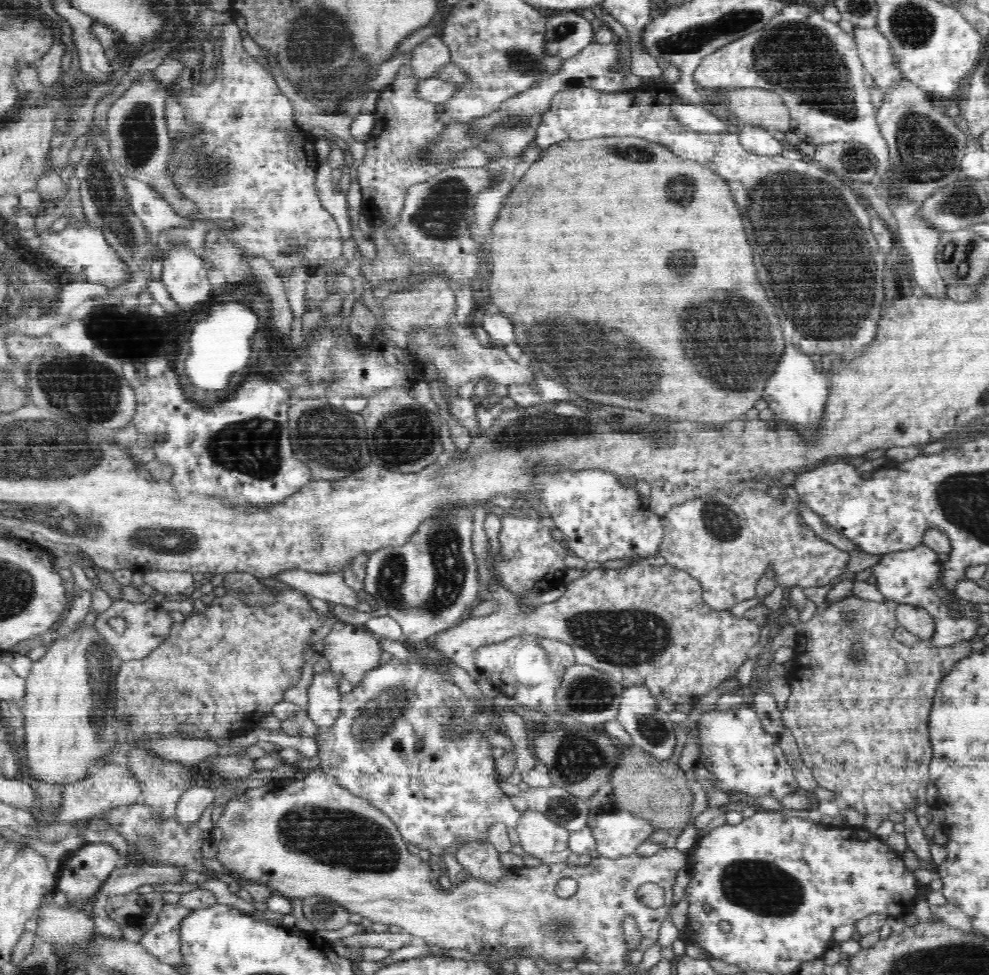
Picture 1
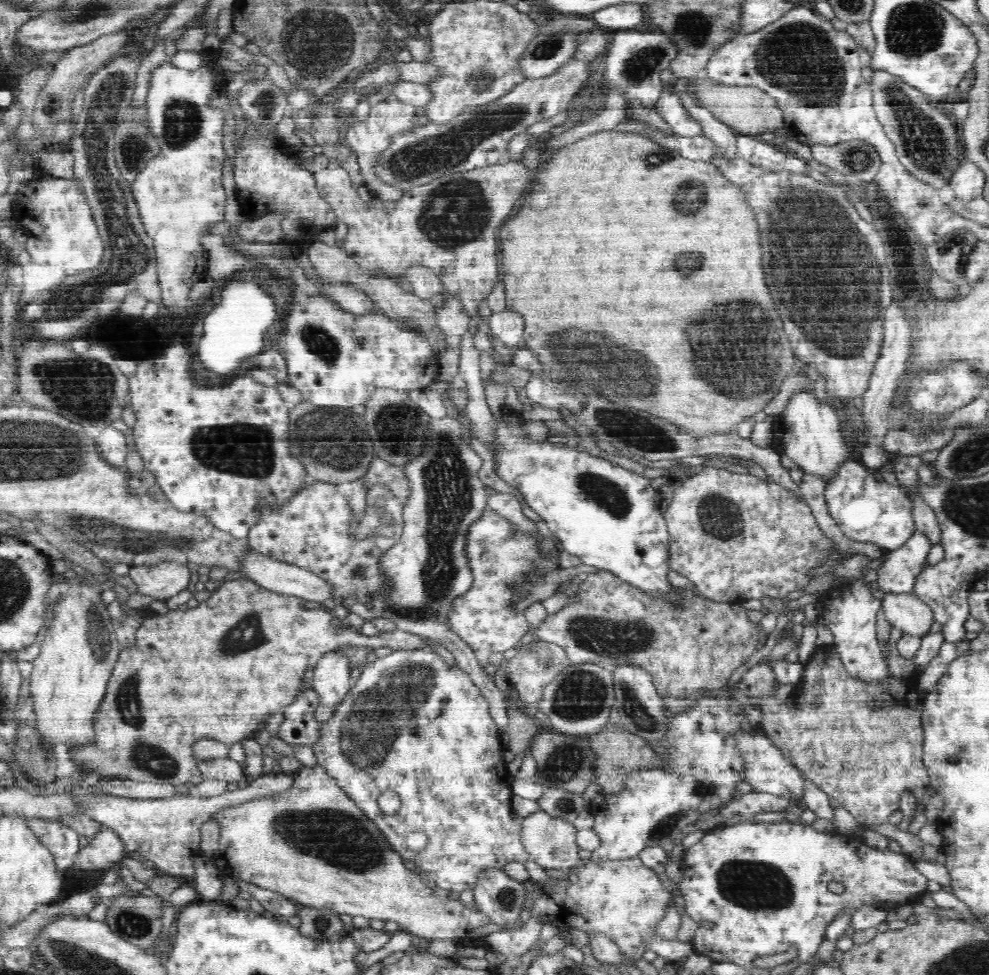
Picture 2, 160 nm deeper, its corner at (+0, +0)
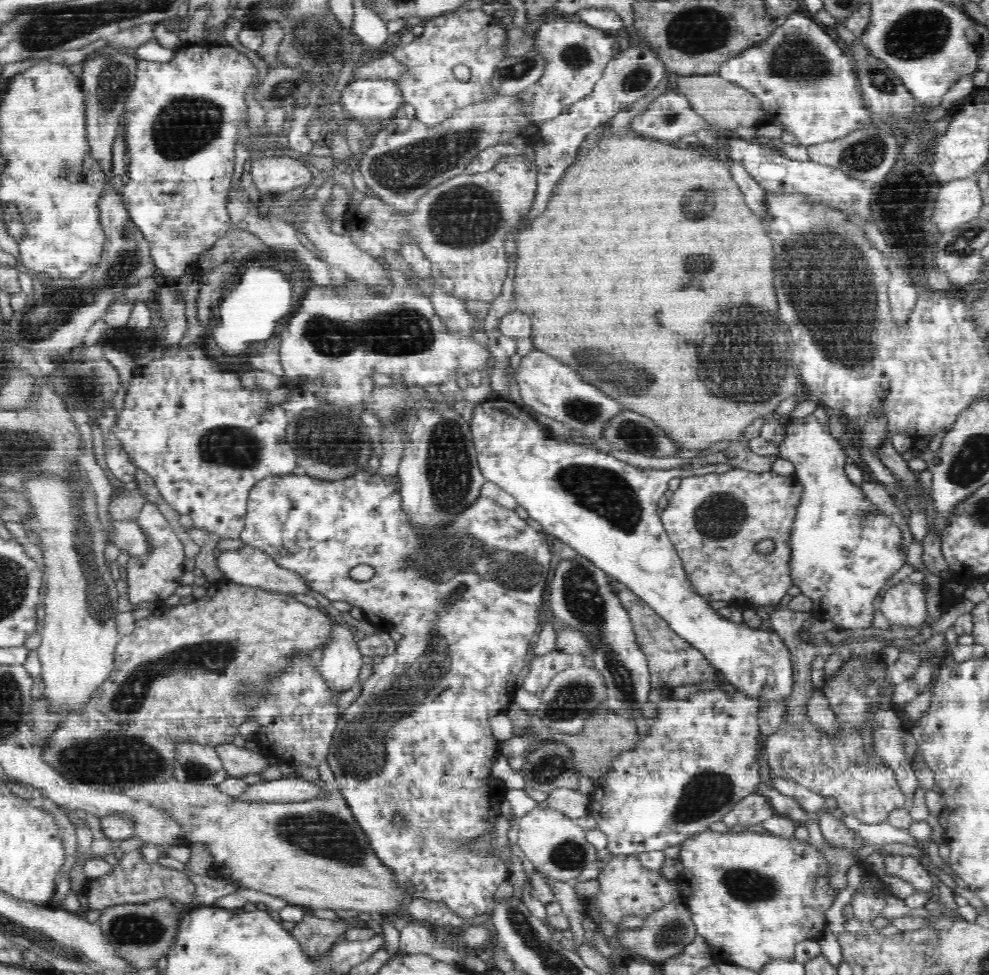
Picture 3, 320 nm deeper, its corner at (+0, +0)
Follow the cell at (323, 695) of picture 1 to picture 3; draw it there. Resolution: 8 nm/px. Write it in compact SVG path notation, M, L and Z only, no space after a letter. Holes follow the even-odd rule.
M342 622L334 627L333 641L323 650L319 669L330 689L344 692L358 682L363 654L354 642L356 637L351 627Z

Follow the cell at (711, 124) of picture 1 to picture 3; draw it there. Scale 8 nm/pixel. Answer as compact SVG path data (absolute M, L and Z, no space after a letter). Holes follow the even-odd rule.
M668 89L631 120L627 132L672 143L706 128L705 118L692 108L686 95Z

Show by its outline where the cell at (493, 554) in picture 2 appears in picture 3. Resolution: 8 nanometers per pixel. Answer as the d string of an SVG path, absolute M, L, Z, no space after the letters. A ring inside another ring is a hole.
M367 466L358 470L352 478L346 478L345 481L326 481L307 475L296 476L296 474L288 477L264 478L249 492L245 527L239 538L245 545L269 554L282 568L299 572L311 590L316 590L328 600L344 600L353 607L360 608L363 618L372 626L378 629L394 628L402 634L396 652L392 656L382 657L381 662L372 663L373 669L370 670L370 676L360 684L360 693L354 702L342 712L335 727L326 761L333 772L335 778L333 783L336 789L341 791L350 811L353 812L354 819L362 827L366 836L369 836L370 844L374 852L377 852L378 859L397 874L402 890L408 894L406 882L410 882L412 899L426 898L432 902L444 902L456 916L471 922L475 916L489 912L494 894L500 884L508 879L508 866L500 860L498 850L496 850L496 856L492 858L480 858L481 854L475 854L469 847L475 844L474 841L490 837L486 835L486 832L494 834L494 822L501 816L500 807L503 795L492 796L486 790L486 784L490 778L490 766L500 754L500 742L492 736L489 718L503 713L512 704L516 692L516 676L524 668L528 655L531 654L532 645L538 635L536 630L542 626L538 618L542 612L542 598L544 598L546 588L549 588L548 582L552 576L551 538L544 532L532 529L514 509L504 508L490 498L480 496L474 504L462 512L462 518L458 518L458 522L450 526L448 534L444 534L446 530L442 530L436 538L414 542L414 538L410 538L410 526L406 526L406 513L402 510L402 501L399 500L401 496L398 491L400 489L399 478L397 476L383 478L378 471L371 476L366 470ZM358 564L368 564L374 568L375 573L370 580L356 581L350 577L350 570ZM442 564L446 566L446 570L450 570L450 582L438 582L438 586L434 586L434 582L426 582L426 578L418 578L418 570L414 570L414 566L442 566ZM396 812L402 817L400 824L395 822Z

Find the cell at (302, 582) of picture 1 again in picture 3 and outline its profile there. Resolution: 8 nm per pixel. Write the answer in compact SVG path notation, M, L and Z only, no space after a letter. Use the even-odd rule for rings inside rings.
M244 545L238 550L222 551L215 563L225 574L227 580L241 585L258 587L276 593L298 593L300 596L311 590L309 584L299 575L299 572L282 568L279 564L276 564L276 561L269 554L252 546Z

